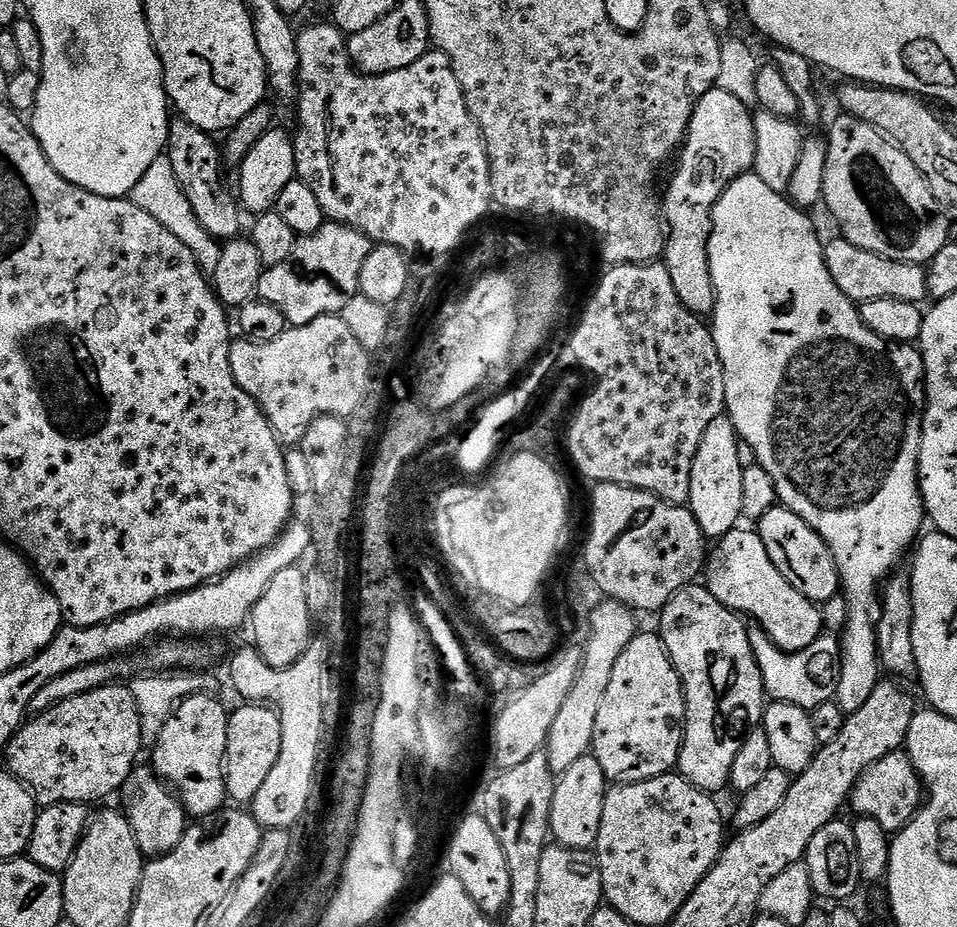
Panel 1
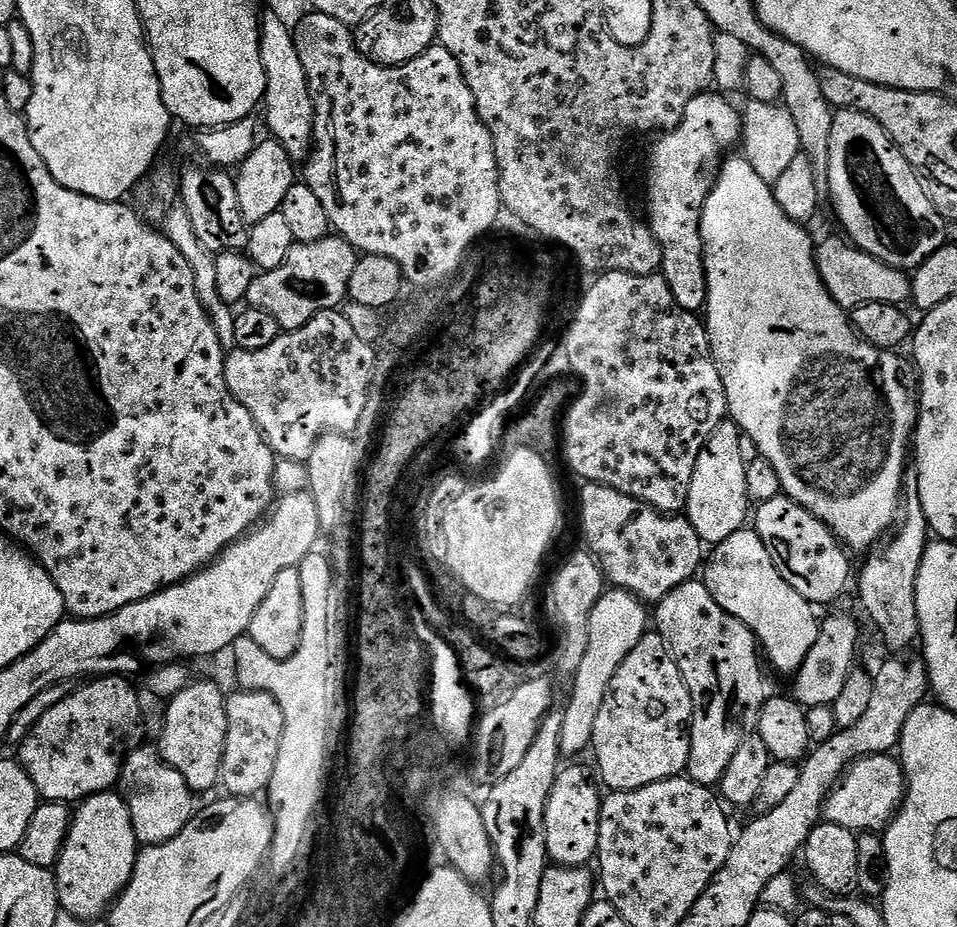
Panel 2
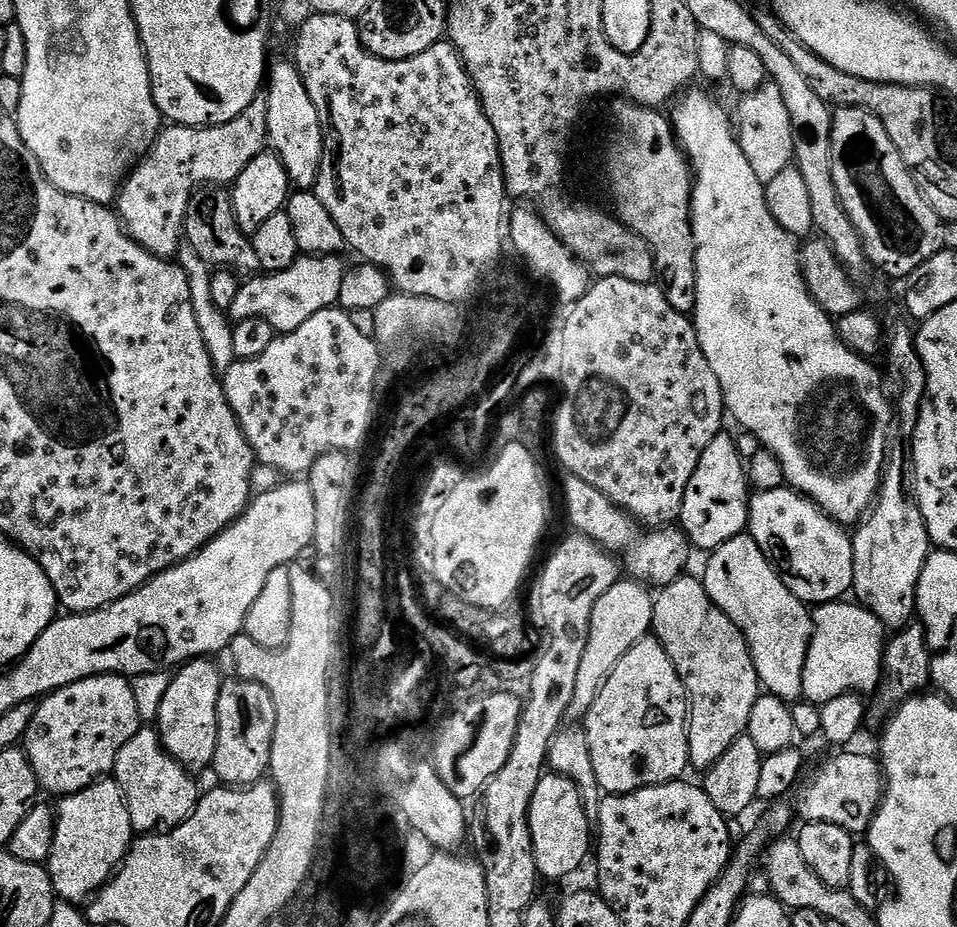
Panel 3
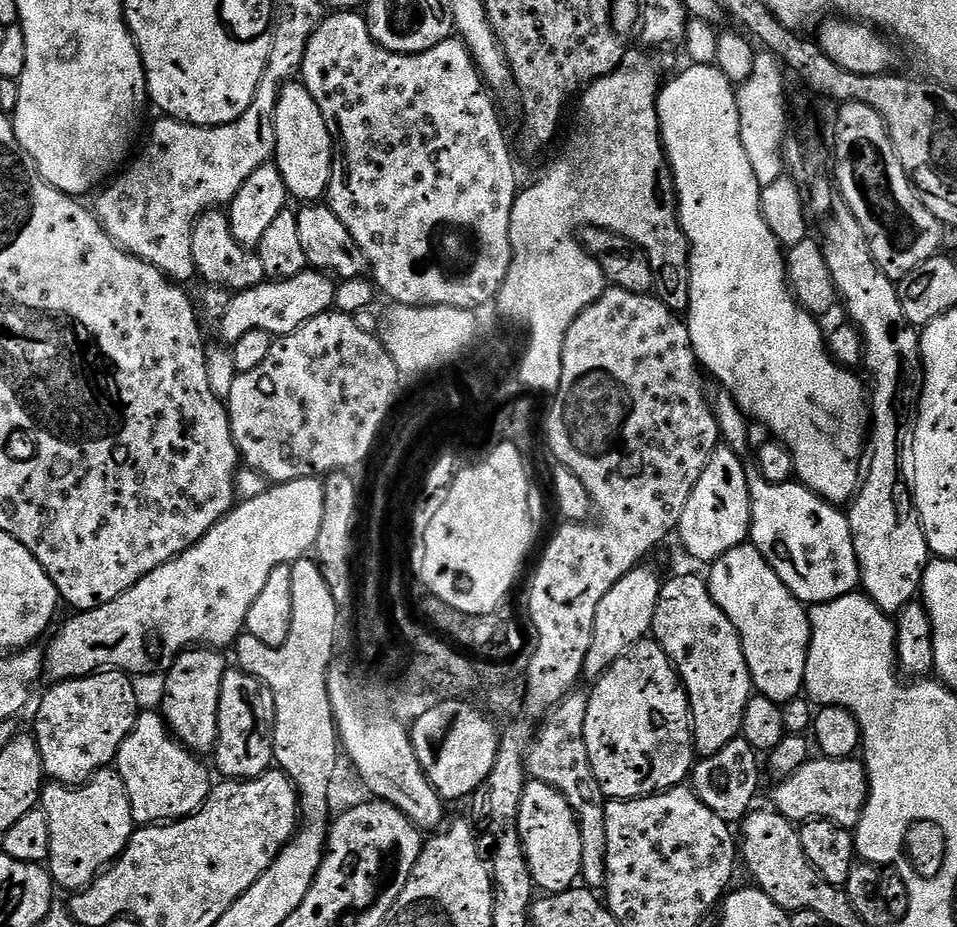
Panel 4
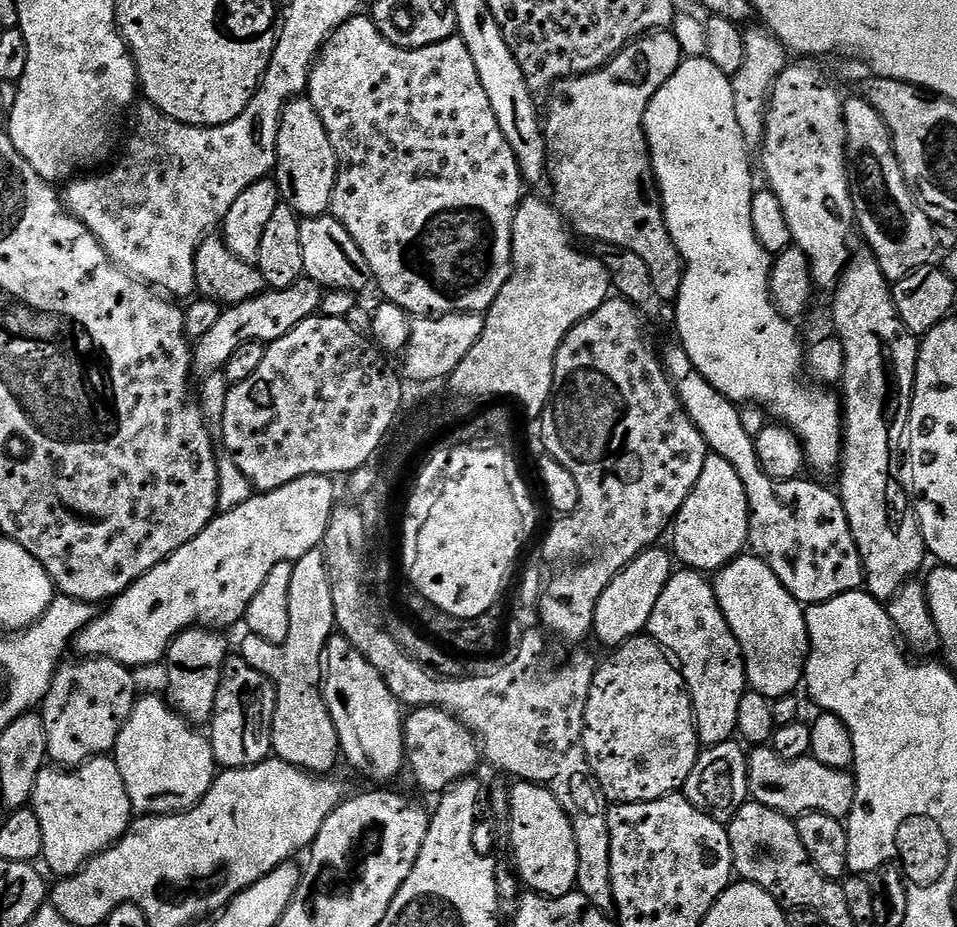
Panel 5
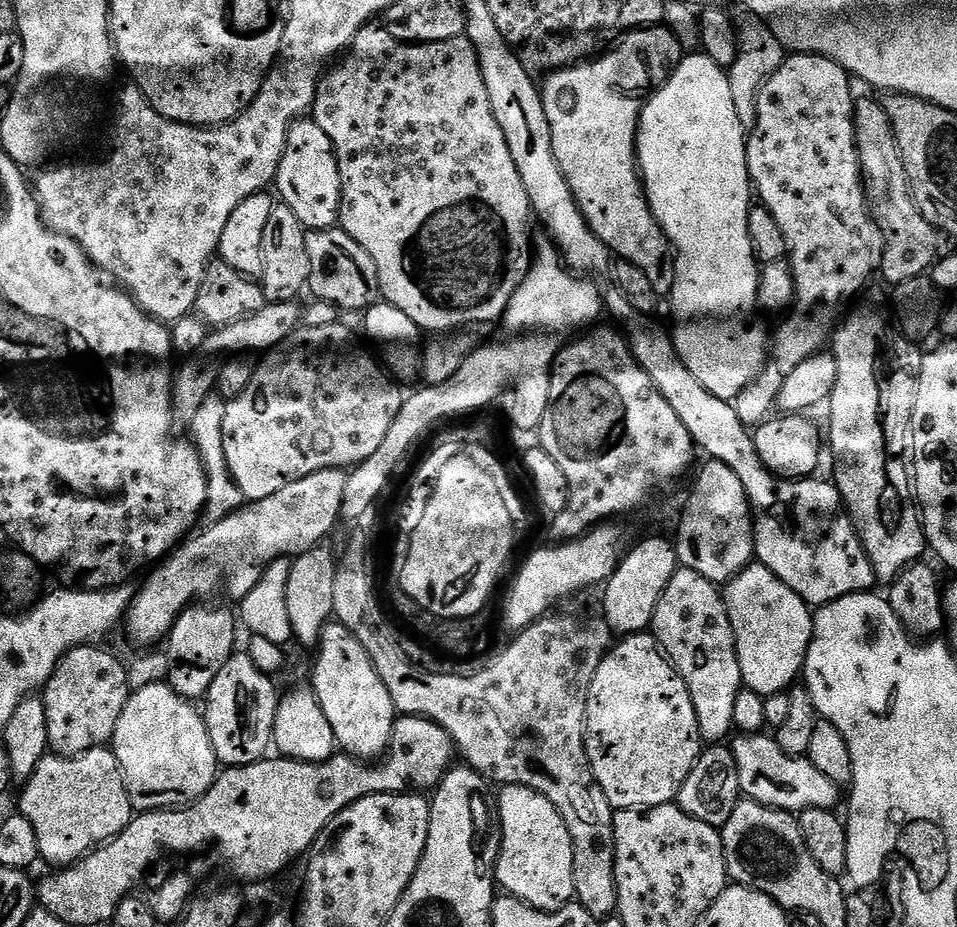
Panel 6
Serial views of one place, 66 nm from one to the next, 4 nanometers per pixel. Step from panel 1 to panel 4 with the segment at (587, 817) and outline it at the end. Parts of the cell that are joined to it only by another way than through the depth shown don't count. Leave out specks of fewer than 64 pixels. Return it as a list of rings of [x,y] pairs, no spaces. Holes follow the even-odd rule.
[[[529,779],[522,790],[516,829],[520,832],[533,885],[541,893],[564,892],[581,879],[582,830],[578,830],[578,822],[570,802],[554,786],[541,780]]]

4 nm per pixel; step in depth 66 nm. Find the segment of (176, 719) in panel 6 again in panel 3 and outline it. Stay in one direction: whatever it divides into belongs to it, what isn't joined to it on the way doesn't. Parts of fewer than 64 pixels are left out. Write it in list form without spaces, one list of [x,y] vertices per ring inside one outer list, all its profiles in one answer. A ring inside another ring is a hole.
[[[152,726],[141,727],[140,732],[118,750],[114,778],[124,792],[132,830],[136,834],[177,828],[194,814],[202,795],[202,788],[196,785],[197,777],[168,754],[160,741],[159,731]]]

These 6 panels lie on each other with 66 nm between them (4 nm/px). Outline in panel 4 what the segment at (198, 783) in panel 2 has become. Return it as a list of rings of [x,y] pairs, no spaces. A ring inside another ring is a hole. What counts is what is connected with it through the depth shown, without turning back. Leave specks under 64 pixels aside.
[[[193,646],[177,658],[164,676],[162,715],[169,732],[184,747],[197,754],[211,753],[218,738],[218,702],[222,694],[222,678],[228,671],[223,651],[207,646]]]

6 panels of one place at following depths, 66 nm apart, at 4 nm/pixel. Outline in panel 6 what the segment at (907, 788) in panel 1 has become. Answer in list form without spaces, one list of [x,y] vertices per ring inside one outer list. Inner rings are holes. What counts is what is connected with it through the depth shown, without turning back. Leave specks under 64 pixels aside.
[[[740,734],[731,741],[734,762],[738,766],[741,793],[771,808],[799,814],[808,808],[835,809],[840,800],[841,785],[830,782],[818,766],[802,756],[788,756],[768,734]]]

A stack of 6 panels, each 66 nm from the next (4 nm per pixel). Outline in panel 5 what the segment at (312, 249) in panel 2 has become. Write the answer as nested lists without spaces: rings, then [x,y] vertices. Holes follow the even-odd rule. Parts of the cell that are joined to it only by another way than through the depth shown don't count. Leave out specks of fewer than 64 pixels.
[[[301,278],[294,286],[265,290],[260,296],[250,298],[241,304],[233,304],[225,307],[220,313],[218,322],[207,334],[202,334],[200,340],[195,341],[192,353],[194,372],[197,377],[211,376],[214,372],[223,369],[224,363],[246,342],[259,340],[267,346],[282,334],[290,334],[298,322],[317,315],[321,311],[322,289],[314,281]]]

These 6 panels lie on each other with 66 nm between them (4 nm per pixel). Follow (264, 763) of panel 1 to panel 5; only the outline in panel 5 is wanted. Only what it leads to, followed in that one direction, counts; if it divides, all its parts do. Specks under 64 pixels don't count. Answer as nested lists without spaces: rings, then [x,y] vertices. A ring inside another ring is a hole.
[[[242,655],[224,663],[210,721],[210,743],[221,769],[249,768],[269,759],[272,751],[272,719],[276,709],[276,687],[254,670]]]

